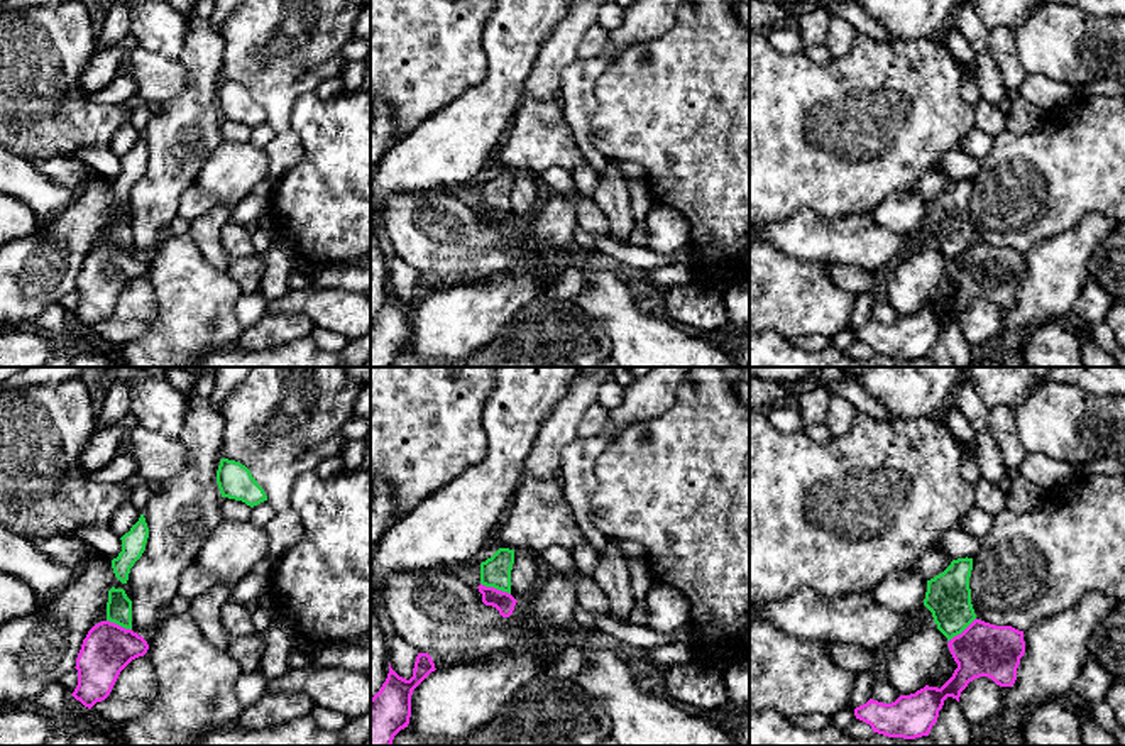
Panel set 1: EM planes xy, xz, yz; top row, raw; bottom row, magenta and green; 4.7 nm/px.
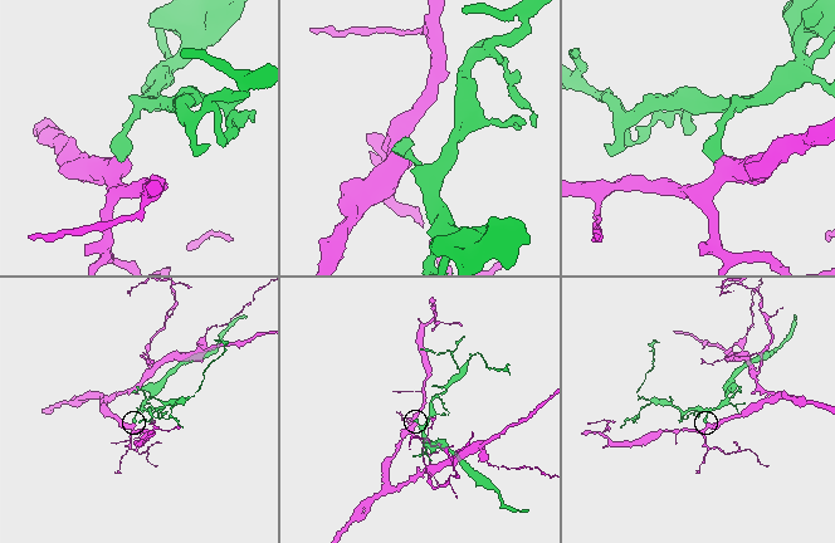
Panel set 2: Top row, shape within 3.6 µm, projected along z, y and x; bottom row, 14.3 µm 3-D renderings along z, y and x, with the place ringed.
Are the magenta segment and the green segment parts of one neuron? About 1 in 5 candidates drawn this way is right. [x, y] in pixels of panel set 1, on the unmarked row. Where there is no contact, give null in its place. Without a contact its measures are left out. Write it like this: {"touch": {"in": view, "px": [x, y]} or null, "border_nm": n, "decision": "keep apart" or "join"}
{"touch": {"in": "xz", "px": [496, 210]}, "border_nm": 160, "decision": "keep apart"}

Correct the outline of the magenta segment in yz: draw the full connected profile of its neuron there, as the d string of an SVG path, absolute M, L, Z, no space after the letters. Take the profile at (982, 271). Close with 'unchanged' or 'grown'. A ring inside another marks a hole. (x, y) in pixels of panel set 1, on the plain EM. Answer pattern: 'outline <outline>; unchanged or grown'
outline M980 240L949 261L947 267L958 289L941 310L925 306L892 325L870 320L854 330L856 340L888 359L929 357L947 318L959 323L961 313L980 298L988 298L1000 308L1012 308L1025 274L1023 252Z; unchanged

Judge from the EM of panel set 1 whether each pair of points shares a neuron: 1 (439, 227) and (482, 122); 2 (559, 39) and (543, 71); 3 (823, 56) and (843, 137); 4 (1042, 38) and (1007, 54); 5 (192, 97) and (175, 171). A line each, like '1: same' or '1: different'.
1: different
2: same
3: different
4: different
5: same

